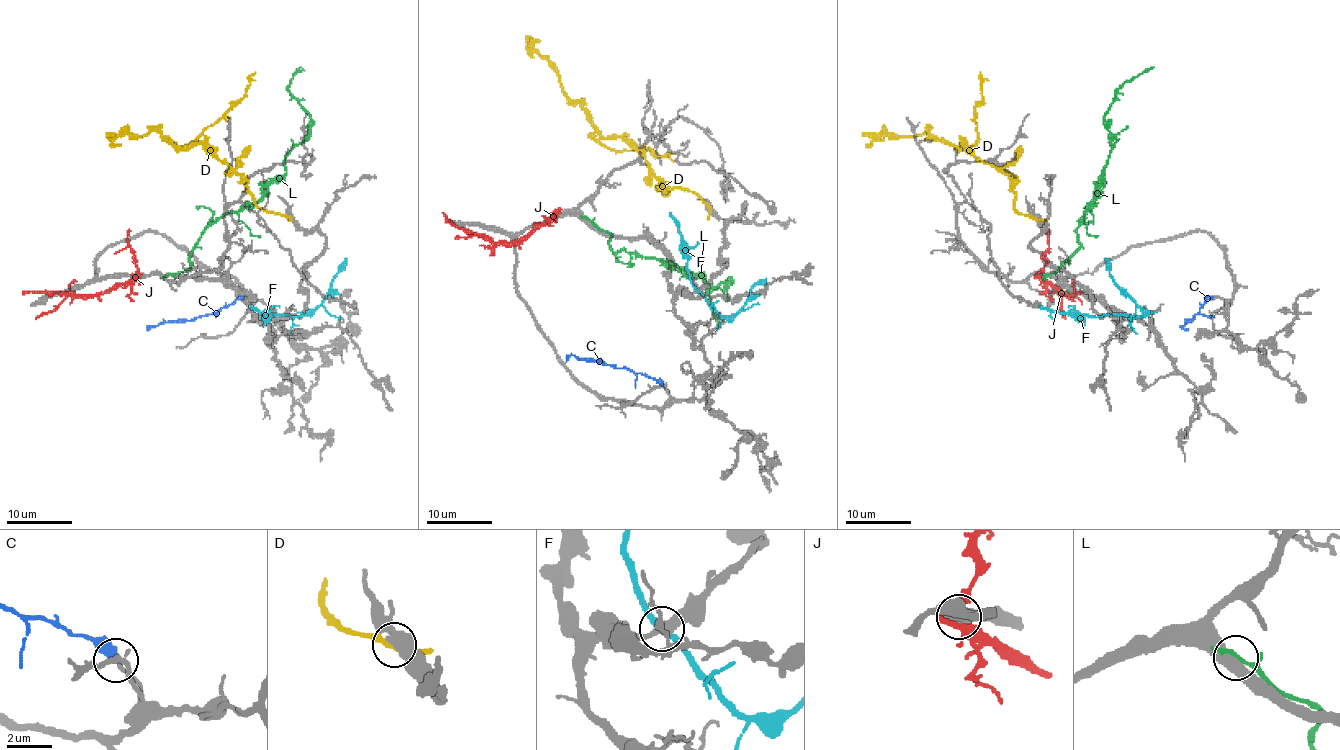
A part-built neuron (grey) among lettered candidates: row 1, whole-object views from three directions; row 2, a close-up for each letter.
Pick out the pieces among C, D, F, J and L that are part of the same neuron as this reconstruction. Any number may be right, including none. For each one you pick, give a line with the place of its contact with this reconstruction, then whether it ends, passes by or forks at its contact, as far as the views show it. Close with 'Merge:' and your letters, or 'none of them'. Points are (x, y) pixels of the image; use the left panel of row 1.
C: contact (243, 297); it ends
Merge: C

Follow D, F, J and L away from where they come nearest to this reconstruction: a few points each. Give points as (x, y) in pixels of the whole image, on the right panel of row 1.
D: (1034, 217), (1016, 209), (1013, 181), (962, 144), (954, 147), (928, 130), (880, 134), (867, 144)
F: (1117, 315), (1142, 315), (1142, 311), (1114, 281), (1104, 258)
J: (1040, 276), (1068, 296), (1042, 291), (1039, 294)
L: (1045, 275), (1054, 273), (1080, 245), (1078, 221), (1099, 185), (1113, 144), (1104, 114), (1119, 88), (1153, 67)

